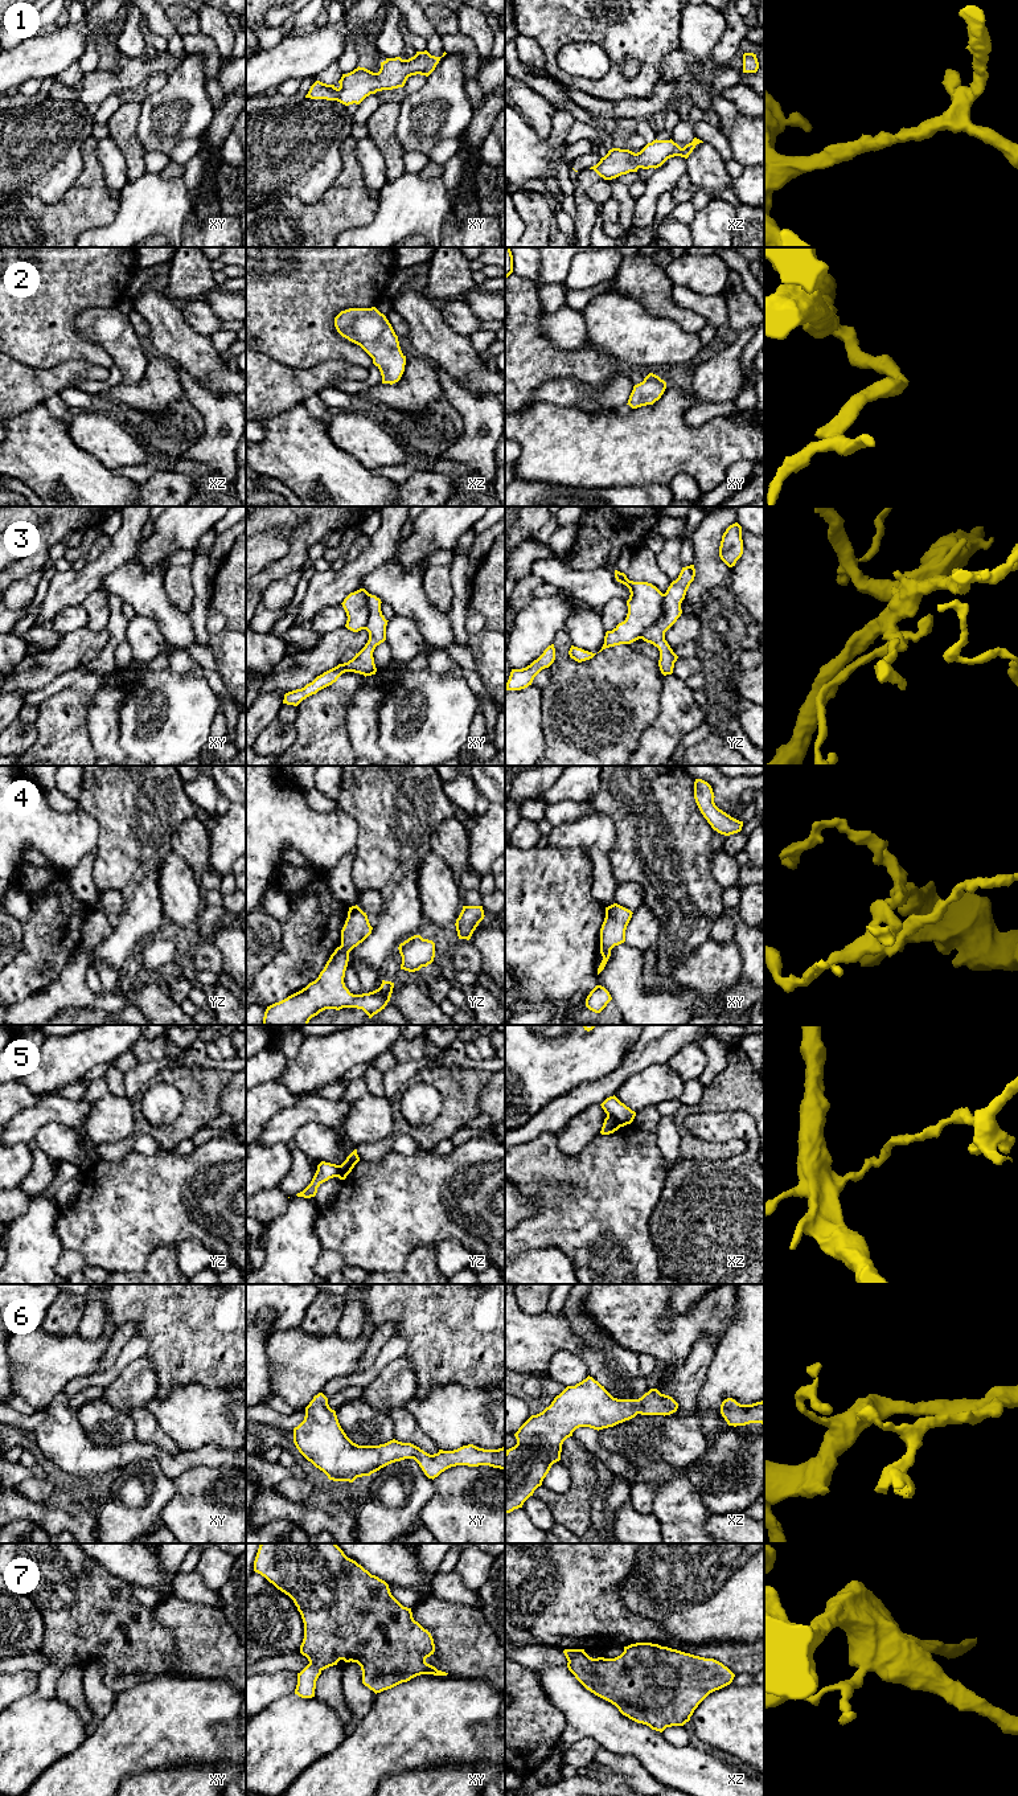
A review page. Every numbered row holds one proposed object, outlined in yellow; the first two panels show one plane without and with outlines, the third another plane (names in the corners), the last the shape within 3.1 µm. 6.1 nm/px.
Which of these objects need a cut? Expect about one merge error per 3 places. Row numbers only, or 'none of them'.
5, 7

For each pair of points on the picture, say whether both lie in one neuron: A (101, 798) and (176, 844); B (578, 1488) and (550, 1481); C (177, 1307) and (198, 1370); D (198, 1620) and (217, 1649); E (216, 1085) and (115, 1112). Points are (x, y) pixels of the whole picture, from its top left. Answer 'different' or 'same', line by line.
A: different
B: different
C: same
D: same
E: different

